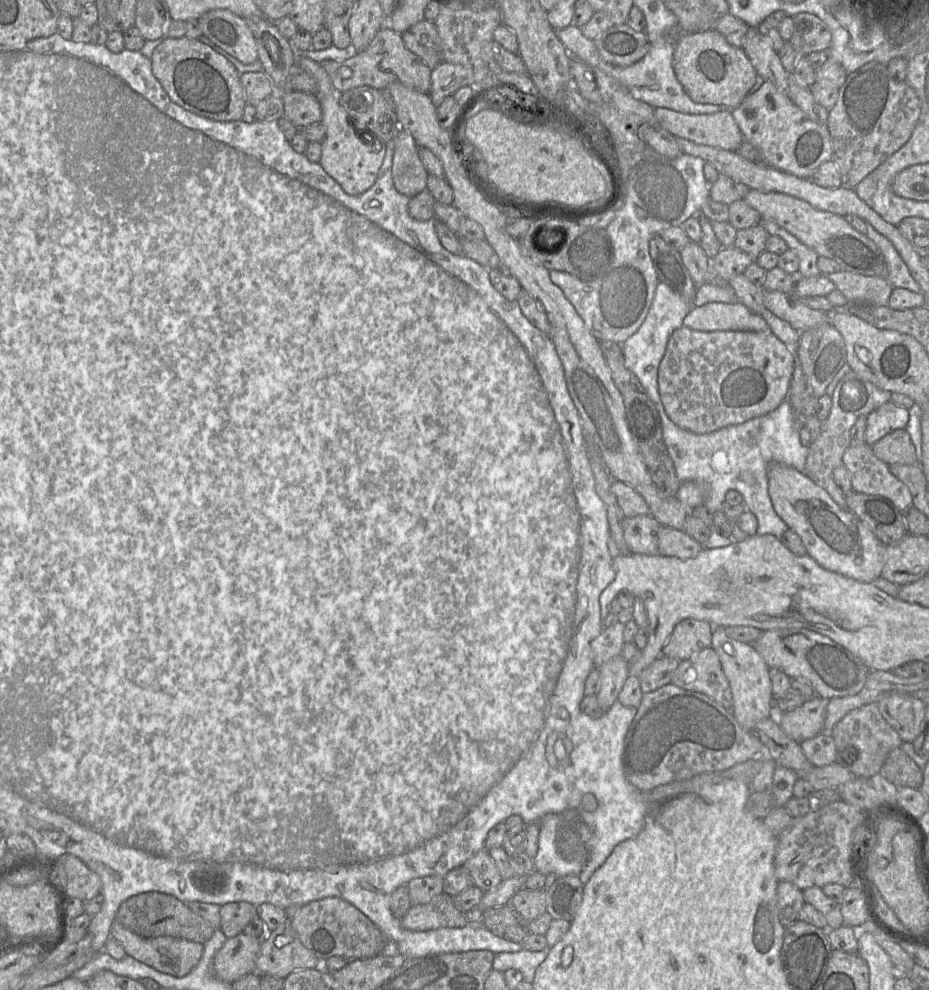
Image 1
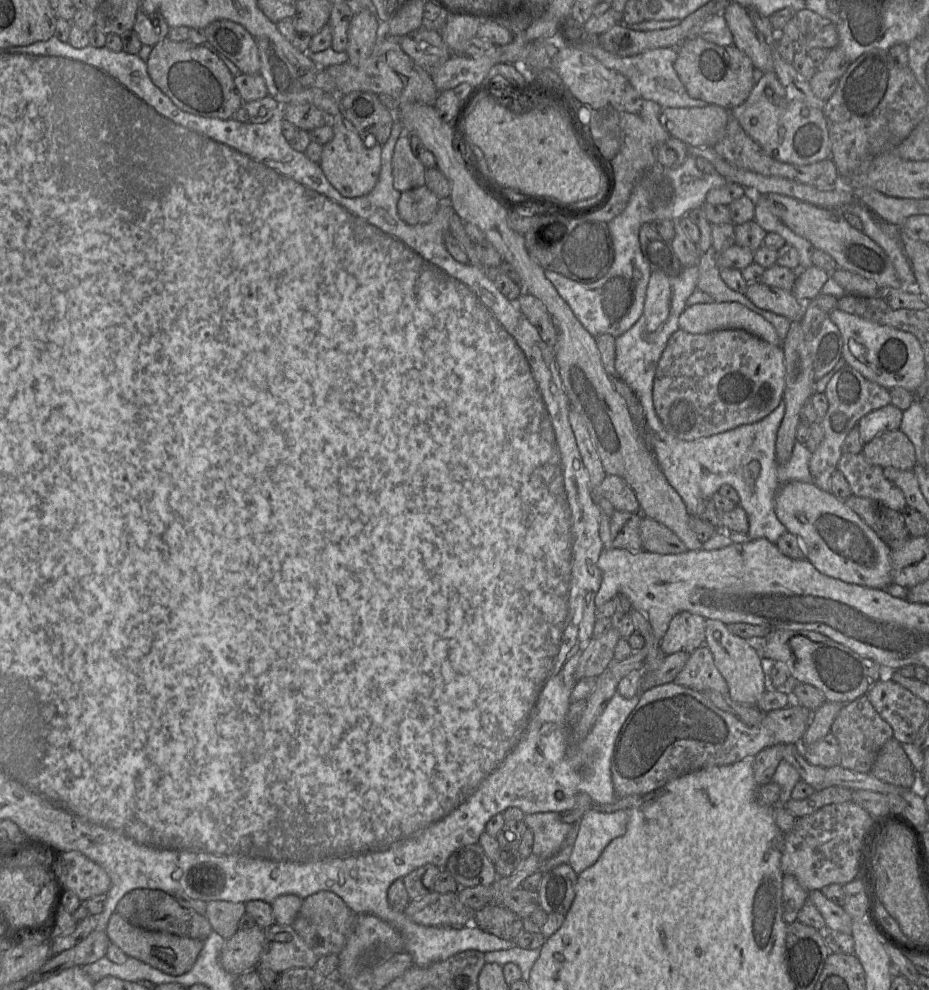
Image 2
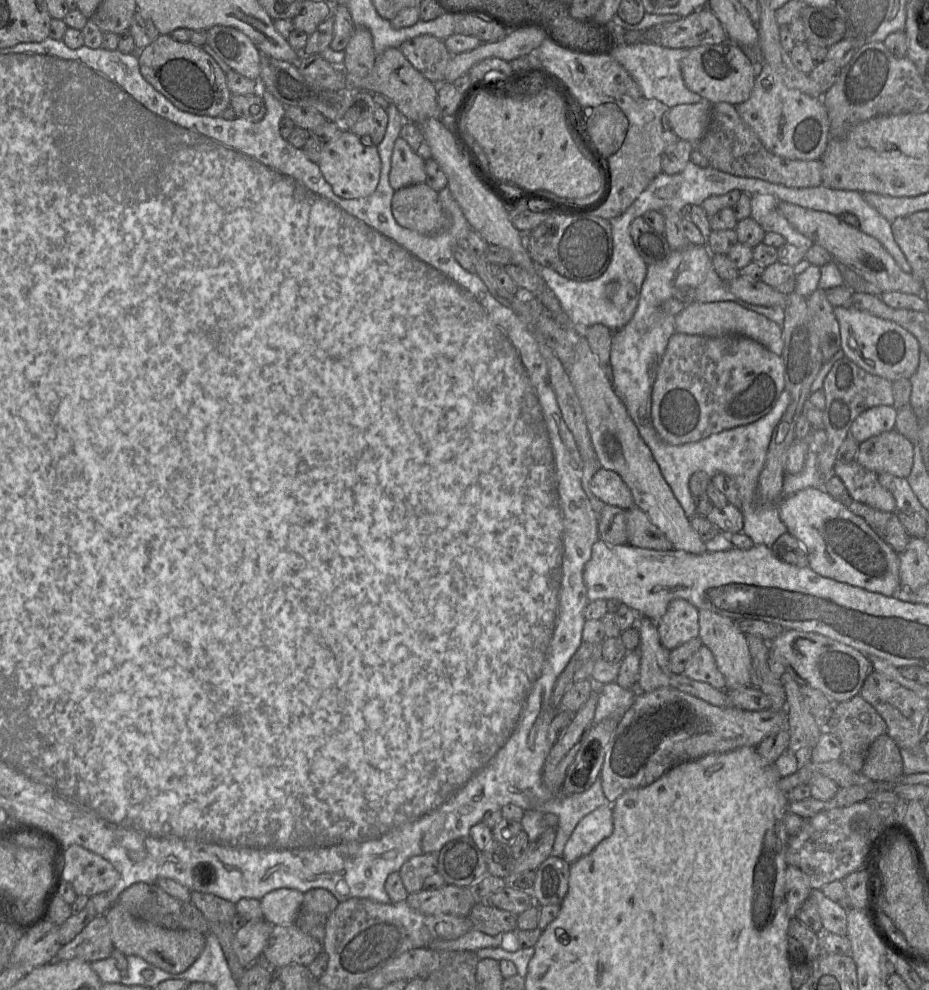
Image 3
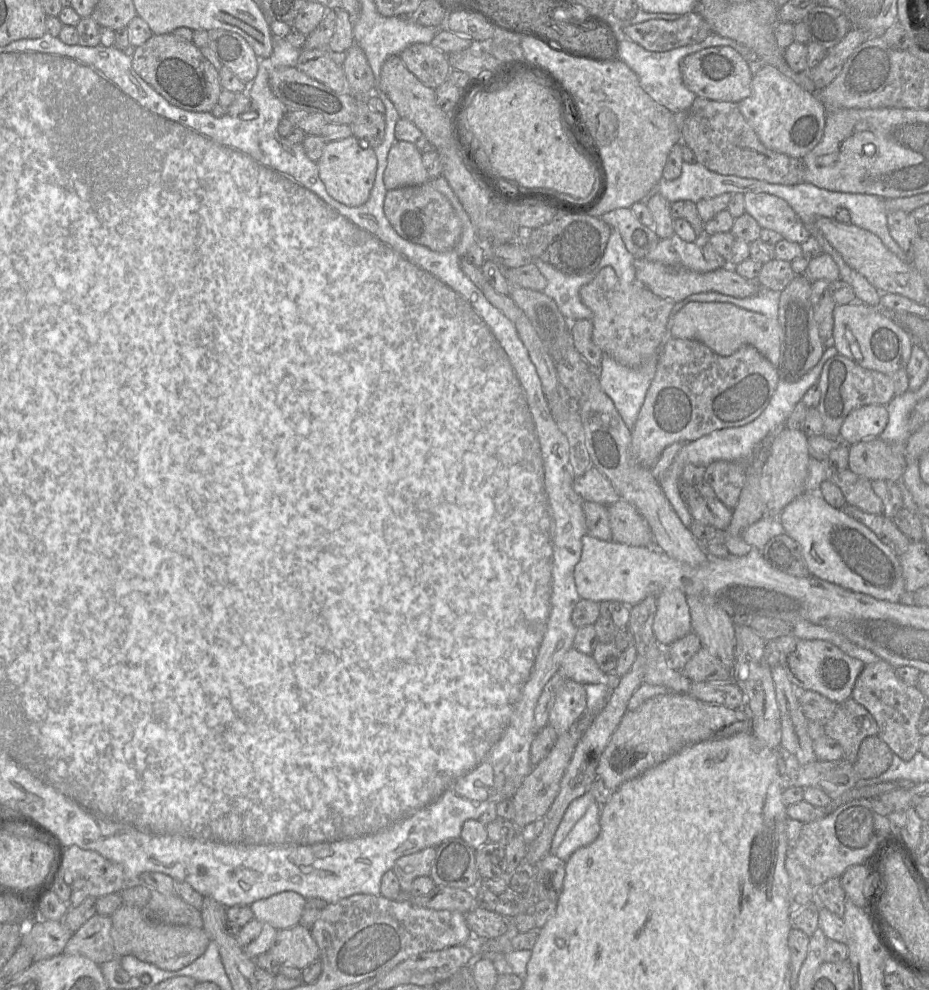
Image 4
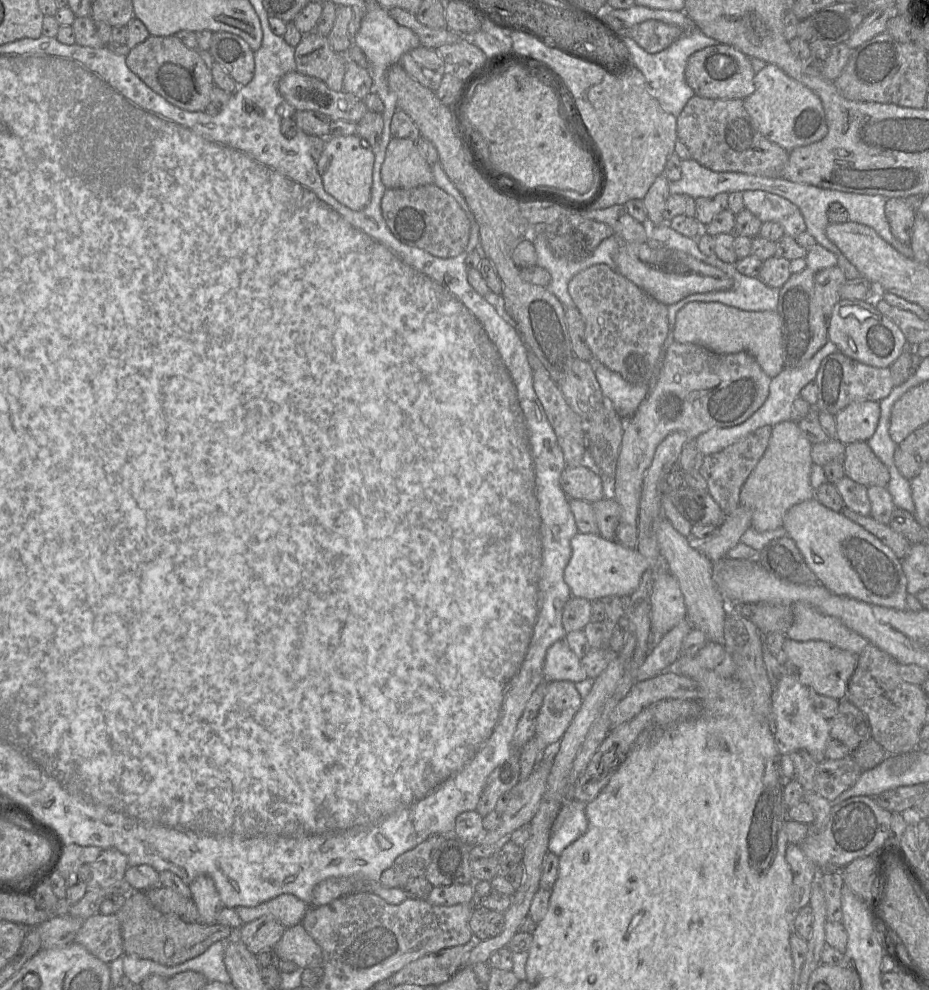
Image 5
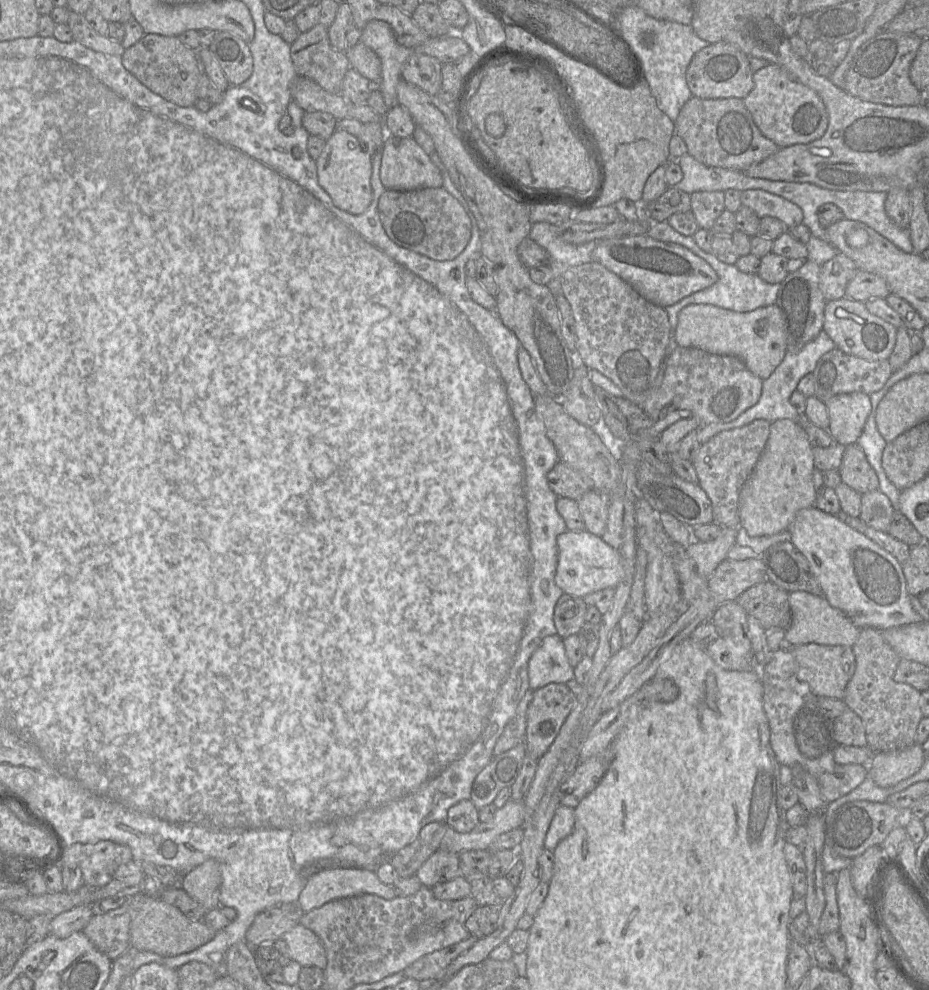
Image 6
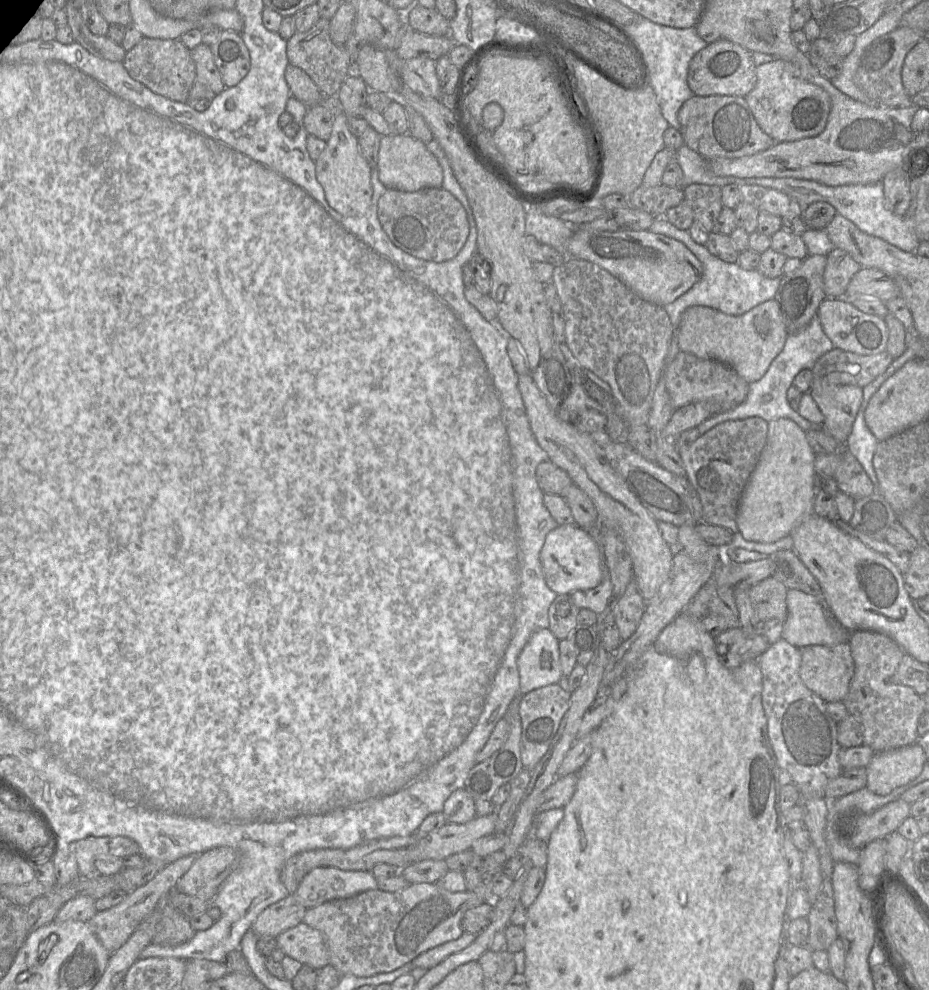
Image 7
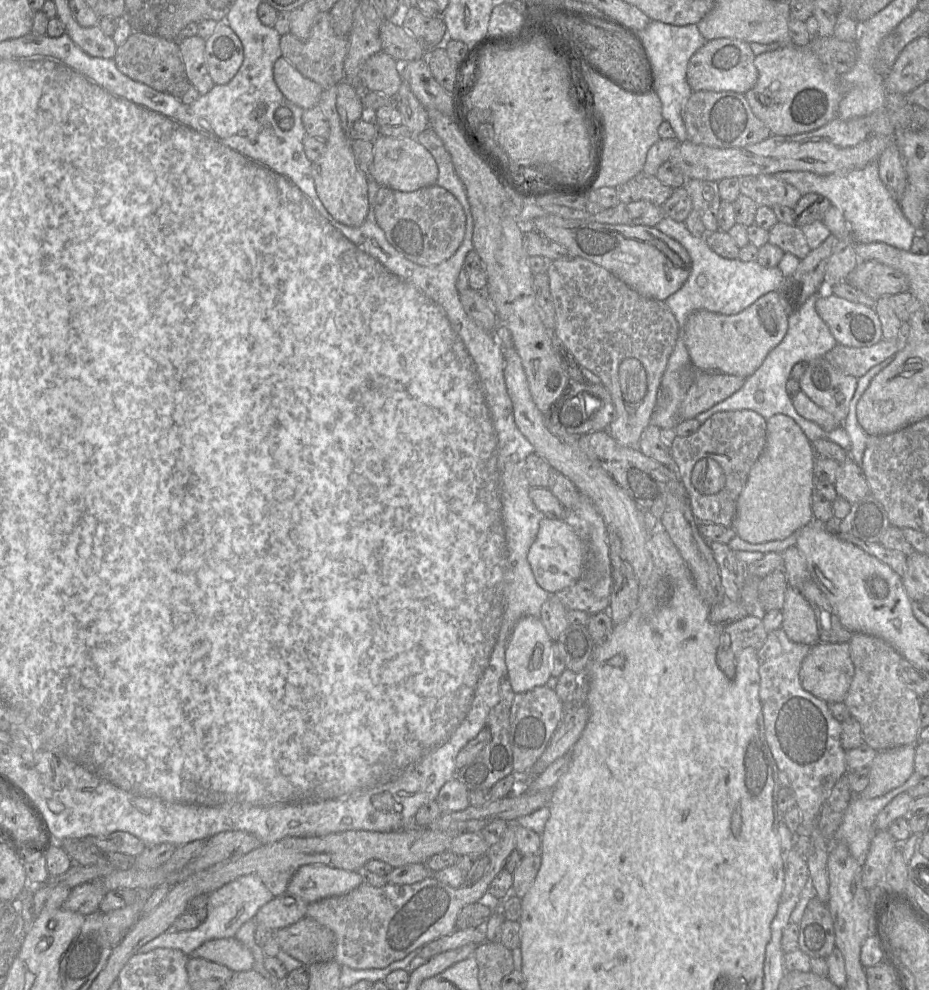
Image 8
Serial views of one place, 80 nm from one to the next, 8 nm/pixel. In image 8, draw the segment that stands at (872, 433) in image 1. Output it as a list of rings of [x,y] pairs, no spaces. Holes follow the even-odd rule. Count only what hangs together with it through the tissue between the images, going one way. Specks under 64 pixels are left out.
[[[819,357],[807,363],[798,382],[801,391],[830,413],[838,426],[843,426],[856,391],[857,379],[854,376],[841,373],[824,357]]]

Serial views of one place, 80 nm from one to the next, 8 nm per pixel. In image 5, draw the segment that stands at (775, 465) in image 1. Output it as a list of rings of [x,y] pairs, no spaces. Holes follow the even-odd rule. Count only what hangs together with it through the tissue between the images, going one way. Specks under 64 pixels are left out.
[[[815,496],[792,506],[784,515],[782,527],[799,548],[807,566],[817,577],[818,582],[833,594],[853,598],[865,603],[895,610],[906,610],[906,577],[902,561],[879,539],[863,527],[852,522],[840,512],[823,506]]]

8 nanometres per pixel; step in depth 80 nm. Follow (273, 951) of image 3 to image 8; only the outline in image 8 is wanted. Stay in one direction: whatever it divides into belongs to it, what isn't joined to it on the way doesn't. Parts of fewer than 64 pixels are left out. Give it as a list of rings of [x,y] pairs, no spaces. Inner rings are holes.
[[[307,916],[276,930],[275,938],[283,951],[307,967],[335,959],[337,941],[334,932]]]

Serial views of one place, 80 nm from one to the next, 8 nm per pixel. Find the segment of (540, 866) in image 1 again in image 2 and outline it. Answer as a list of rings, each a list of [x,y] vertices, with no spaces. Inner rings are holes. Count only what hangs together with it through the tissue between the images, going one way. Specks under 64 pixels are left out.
[[[558,812],[527,814],[523,821],[534,835],[533,854],[543,861],[555,856],[574,832],[574,825],[564,822]]]

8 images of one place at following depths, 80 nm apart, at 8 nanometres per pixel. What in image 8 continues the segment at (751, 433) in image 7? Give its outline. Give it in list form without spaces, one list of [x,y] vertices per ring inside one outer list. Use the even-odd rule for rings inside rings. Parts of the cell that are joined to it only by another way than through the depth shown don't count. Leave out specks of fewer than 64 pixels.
[[[748,409],[716,412],[693,434],[670,437],[675,470],[686,489],[698,522],[732,527],[739,495],[765,443],[766,420]]]

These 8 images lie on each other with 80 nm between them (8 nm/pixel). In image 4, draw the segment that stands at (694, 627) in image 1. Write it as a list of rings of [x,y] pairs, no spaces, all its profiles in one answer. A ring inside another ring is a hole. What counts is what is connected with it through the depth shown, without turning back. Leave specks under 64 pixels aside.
[[[678,589],[663,590],[656,595],[656,613],[653,621],[655,640],[662,647],[692,632],[686,595]]]

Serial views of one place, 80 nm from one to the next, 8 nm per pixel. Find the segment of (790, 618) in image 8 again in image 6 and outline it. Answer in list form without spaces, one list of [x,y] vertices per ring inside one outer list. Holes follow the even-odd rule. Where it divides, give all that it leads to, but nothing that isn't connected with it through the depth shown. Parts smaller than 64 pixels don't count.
[[[794,591],[789,593],[788,598],[792,619],[789,627],[785,630],[784,646],[816,643],[852,647],[857,641],[861,629],[856,627],[840,610],[829,605],[823,595]]]

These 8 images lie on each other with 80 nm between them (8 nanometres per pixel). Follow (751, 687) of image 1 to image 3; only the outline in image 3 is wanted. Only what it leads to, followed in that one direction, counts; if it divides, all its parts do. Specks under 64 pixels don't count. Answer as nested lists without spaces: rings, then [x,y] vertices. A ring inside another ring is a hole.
[[[700,609],[699,635],[702,645],[706,646],[714,656],[718,670],[725,678],[728,689],[749,687],[751,680],[751,655],[745,634],[740,632],[732,622],[731,618],[722,616],[715,612]]]

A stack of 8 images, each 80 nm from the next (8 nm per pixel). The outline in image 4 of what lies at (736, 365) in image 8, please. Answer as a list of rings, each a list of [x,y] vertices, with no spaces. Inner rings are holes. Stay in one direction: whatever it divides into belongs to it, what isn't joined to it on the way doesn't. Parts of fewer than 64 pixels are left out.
[[[689,301],[673,317],[672,337],[698,340],[721,356],[733,355],[742,346],[751,345],[775,367],[781,361],[782,329],[778,318],[732,303]]]

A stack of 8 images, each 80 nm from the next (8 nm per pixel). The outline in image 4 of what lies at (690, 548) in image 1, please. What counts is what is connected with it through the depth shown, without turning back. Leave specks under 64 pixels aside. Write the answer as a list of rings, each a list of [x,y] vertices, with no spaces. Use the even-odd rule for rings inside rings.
[[[620,499],[608,505],[608,514],[612,540],[632,546],[654,546],[647,521],[631,502]]]

